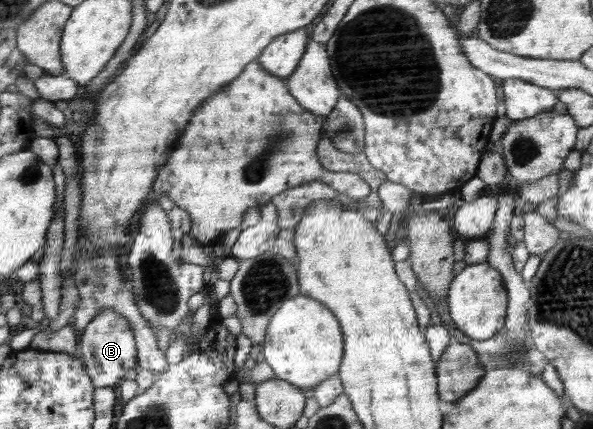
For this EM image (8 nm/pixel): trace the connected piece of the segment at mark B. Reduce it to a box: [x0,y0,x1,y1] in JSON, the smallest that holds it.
[78,309,136,388]

